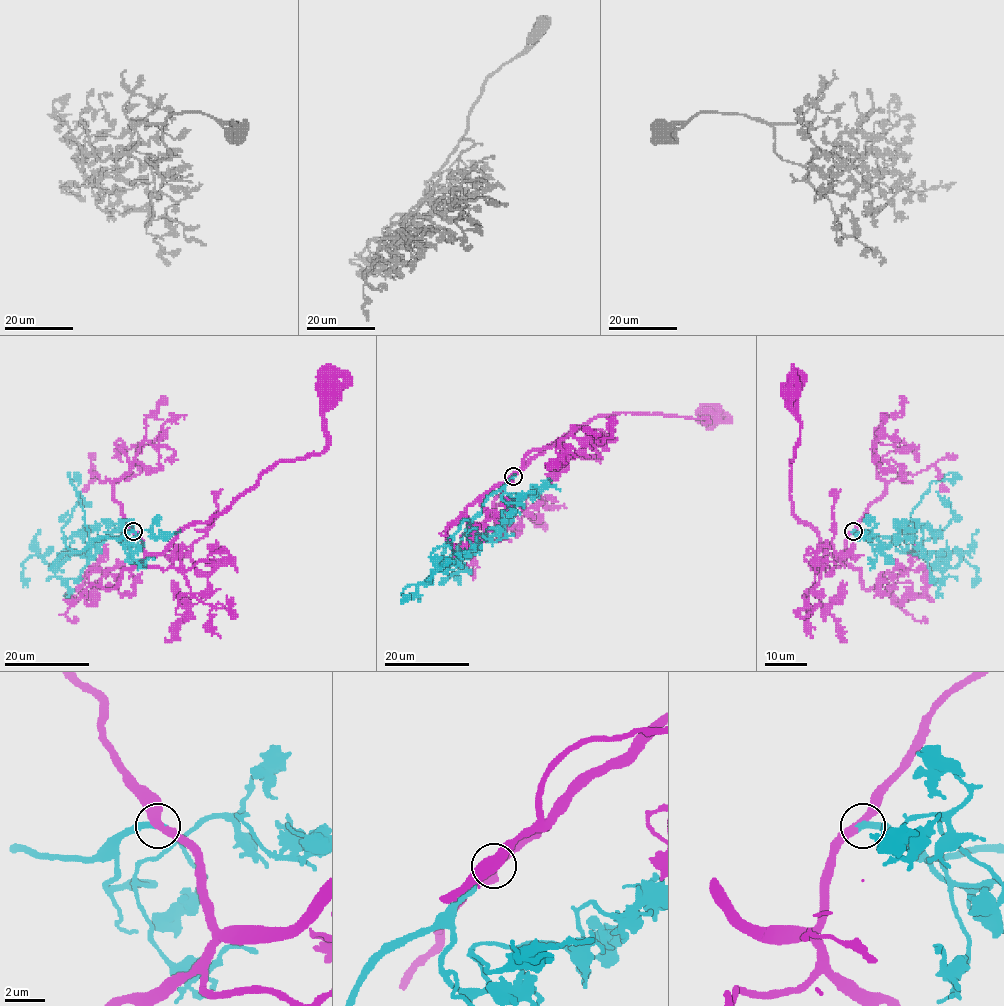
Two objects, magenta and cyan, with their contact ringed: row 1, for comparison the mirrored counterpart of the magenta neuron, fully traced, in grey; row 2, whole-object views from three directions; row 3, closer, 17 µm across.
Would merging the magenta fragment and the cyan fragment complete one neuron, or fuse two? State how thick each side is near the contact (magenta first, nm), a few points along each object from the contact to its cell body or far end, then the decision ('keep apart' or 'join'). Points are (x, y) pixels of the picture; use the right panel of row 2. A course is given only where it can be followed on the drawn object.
400/400 nm | magenta via (853, 531), (842, 553), (830, 553), (820, 535), (792, 513), (791, 462), (800, 419), (789, 405), (789, 388) | cyan via (853, 531), (890, 536), (932, 567), (956, 567), (961, 554), (977, 568), (971, 587) | join

